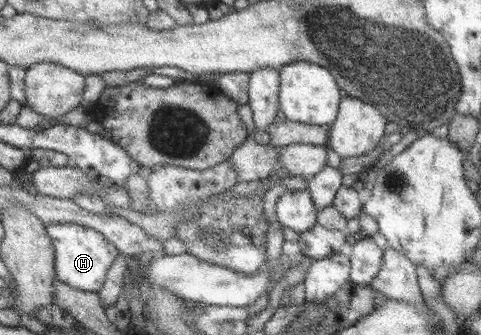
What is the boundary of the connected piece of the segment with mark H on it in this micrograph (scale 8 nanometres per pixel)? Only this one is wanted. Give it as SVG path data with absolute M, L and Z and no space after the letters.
M50 224L45 228L45 233L54 248L55 278L72 288L97 292L102 287L106 270L118 256L117 249L99 232L83 225Z

